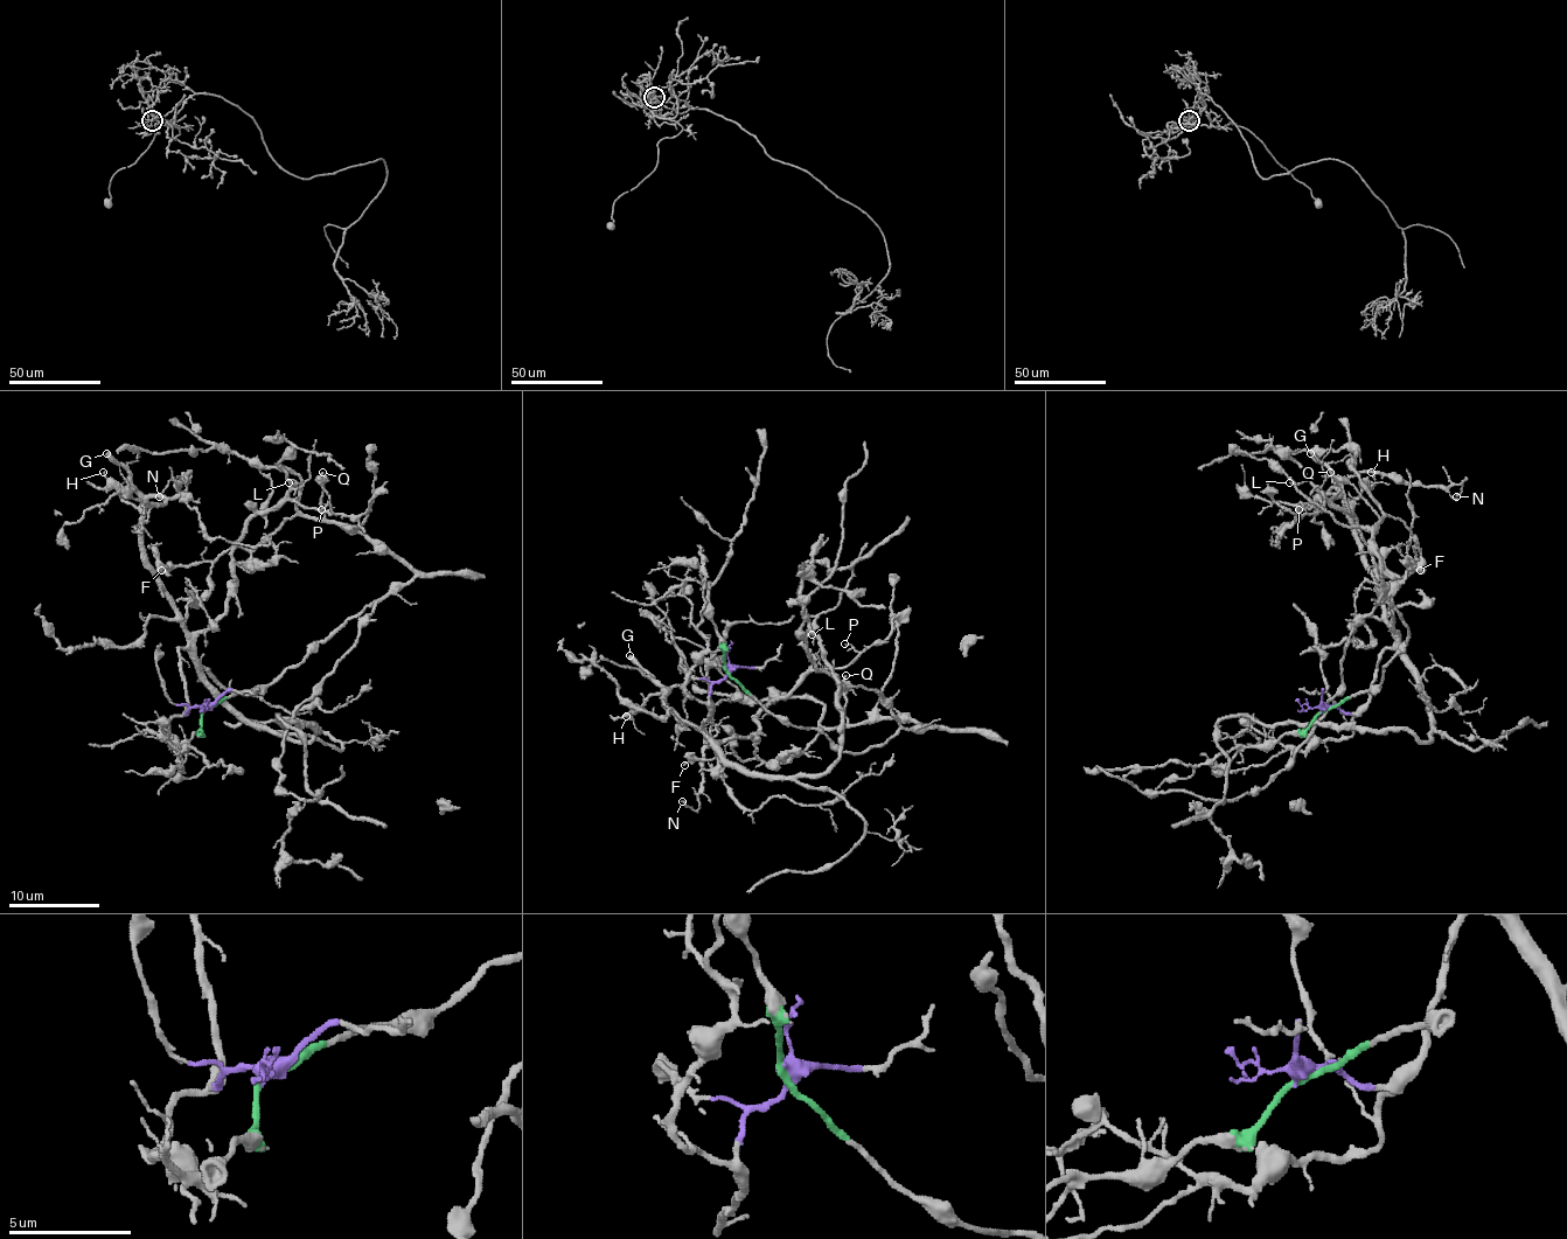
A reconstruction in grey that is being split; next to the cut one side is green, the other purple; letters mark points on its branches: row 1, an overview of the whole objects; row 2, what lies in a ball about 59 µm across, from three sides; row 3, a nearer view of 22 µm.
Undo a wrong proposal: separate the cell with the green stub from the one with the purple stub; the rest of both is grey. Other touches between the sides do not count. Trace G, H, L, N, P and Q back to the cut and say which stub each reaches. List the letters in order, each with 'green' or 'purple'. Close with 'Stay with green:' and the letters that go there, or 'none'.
G: purple
H: purple
L: purple
N: purple
P: purple
Q: green
Stay with green: Q

